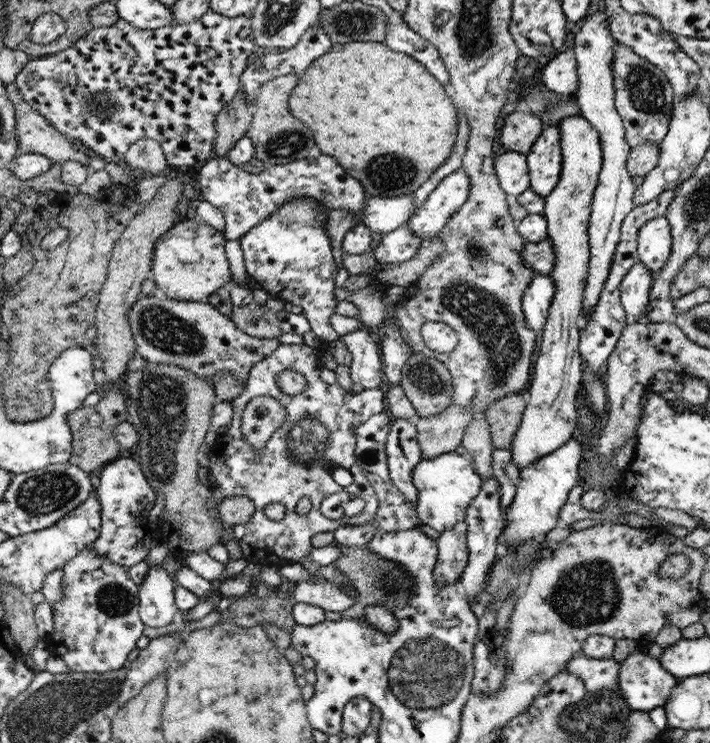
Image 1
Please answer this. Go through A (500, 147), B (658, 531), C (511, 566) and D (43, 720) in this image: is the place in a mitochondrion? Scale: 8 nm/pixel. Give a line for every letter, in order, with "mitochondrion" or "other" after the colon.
A: other
B: other
C: mitochondrion
D: mitochondrion

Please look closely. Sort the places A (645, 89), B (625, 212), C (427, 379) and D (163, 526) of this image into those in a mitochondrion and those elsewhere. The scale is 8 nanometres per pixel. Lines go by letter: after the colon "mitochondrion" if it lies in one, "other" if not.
A: mitochondrion
B: other
C: mitochondrion
D: other

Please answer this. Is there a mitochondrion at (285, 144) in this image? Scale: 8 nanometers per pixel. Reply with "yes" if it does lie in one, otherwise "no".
yes

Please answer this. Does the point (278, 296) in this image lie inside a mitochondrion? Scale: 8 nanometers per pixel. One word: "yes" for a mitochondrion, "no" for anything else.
no

